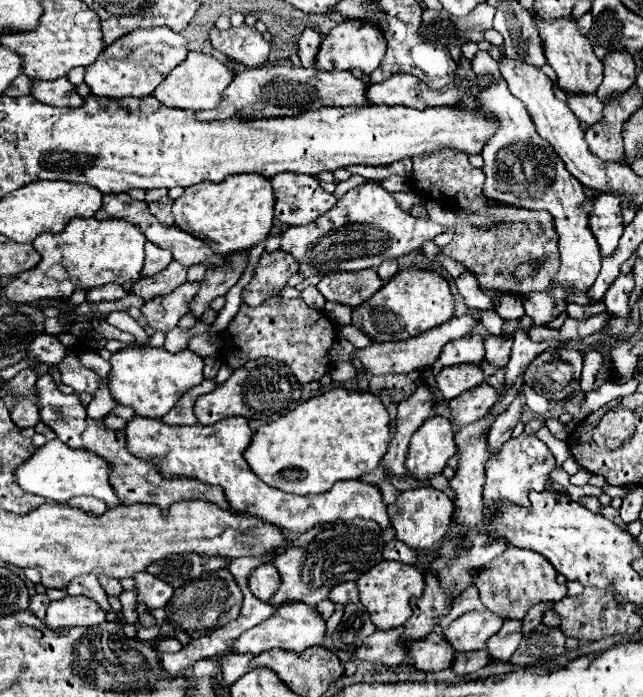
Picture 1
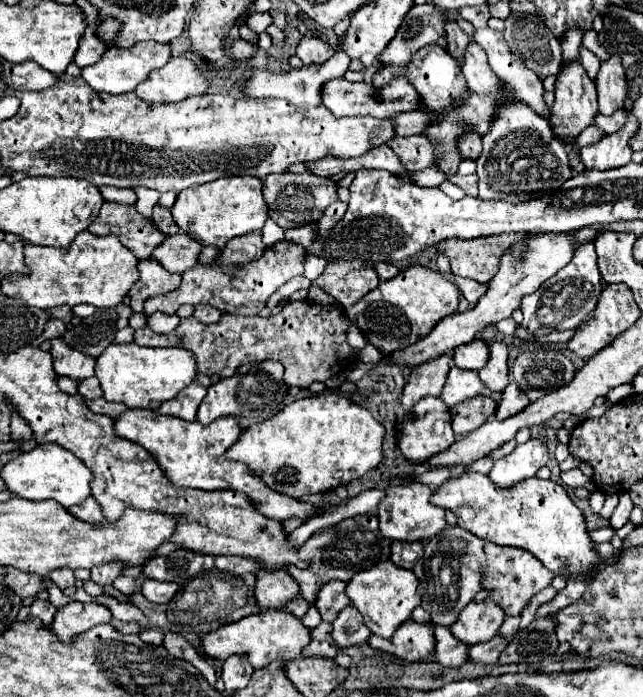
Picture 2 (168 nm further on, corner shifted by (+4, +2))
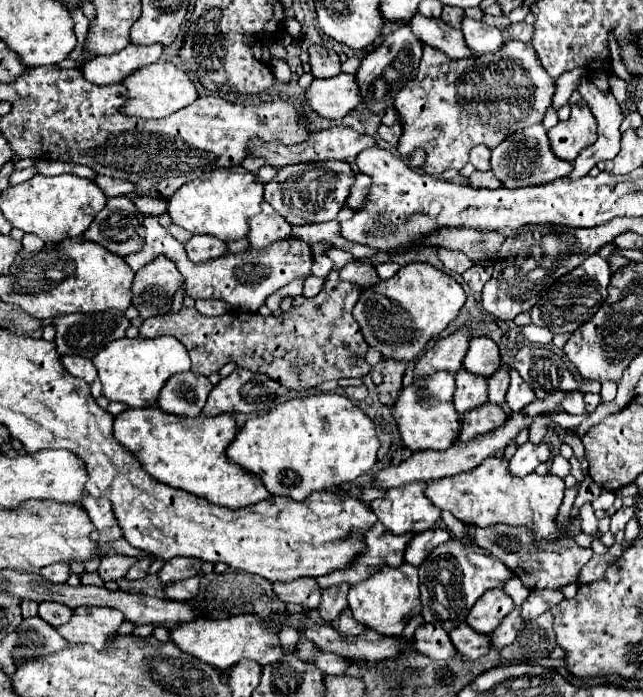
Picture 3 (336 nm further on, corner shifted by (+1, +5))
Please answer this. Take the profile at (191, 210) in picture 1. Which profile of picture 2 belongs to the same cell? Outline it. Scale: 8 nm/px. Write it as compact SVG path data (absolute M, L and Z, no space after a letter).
M222 177L212 183L184 189L176 197L172 217L186 235L192 235L192 239L202 245L220 249L230 239L264 227L268 211L262 195L262 181L256 177Z

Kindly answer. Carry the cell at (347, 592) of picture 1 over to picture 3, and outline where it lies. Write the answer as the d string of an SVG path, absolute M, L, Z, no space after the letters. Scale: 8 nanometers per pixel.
M339 584L323 590L323 600L319 606L319 614L323 622L331 624L347 608L347 590L349 590L349 584Z

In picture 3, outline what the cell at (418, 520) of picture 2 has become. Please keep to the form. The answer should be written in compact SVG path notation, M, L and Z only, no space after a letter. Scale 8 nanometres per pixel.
M411 482L391 488L385 496L371 502L371 510L389 532L405 534L429 530L441 516L441 510L427 500L423 494L425 488L425 482Z

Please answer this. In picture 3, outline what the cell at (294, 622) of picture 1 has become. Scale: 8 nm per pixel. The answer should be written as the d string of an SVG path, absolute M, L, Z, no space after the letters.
M239 614L223 620L199 618L193 622L177 624L175 628L169 630L169 636L171 642L183 648L183 652L199 658L201 662L211 664L217 670L229 670L241 658L255 660L257 664L265 666L275 660L281 660L285 654L279 644L279 628L265 628L263 624L259 624L259 620L261 620L259 616L251 616L251 614Z

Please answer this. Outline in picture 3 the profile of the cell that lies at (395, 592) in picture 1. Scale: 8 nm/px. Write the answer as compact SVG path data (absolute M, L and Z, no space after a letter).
M403 564L403 568L385 568L383 572L369 576L367 580L351 586L349 590L349 608L353 618L377 632L387 636L399 636L403 632L409 618L419 614L419 576L417 568L411 564Z

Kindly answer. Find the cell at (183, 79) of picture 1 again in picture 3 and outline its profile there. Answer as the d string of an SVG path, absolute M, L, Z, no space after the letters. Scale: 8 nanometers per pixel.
M155 62L145 68L139 68L137 72L131 72L131 76L127 76L127 80L123 80L121 84L127 88L127 100L121 106L121 112L125 116L147 118L147 120L165 118L197 100L197 90L189 80L189 76L181 68L175 68L169 62Z

